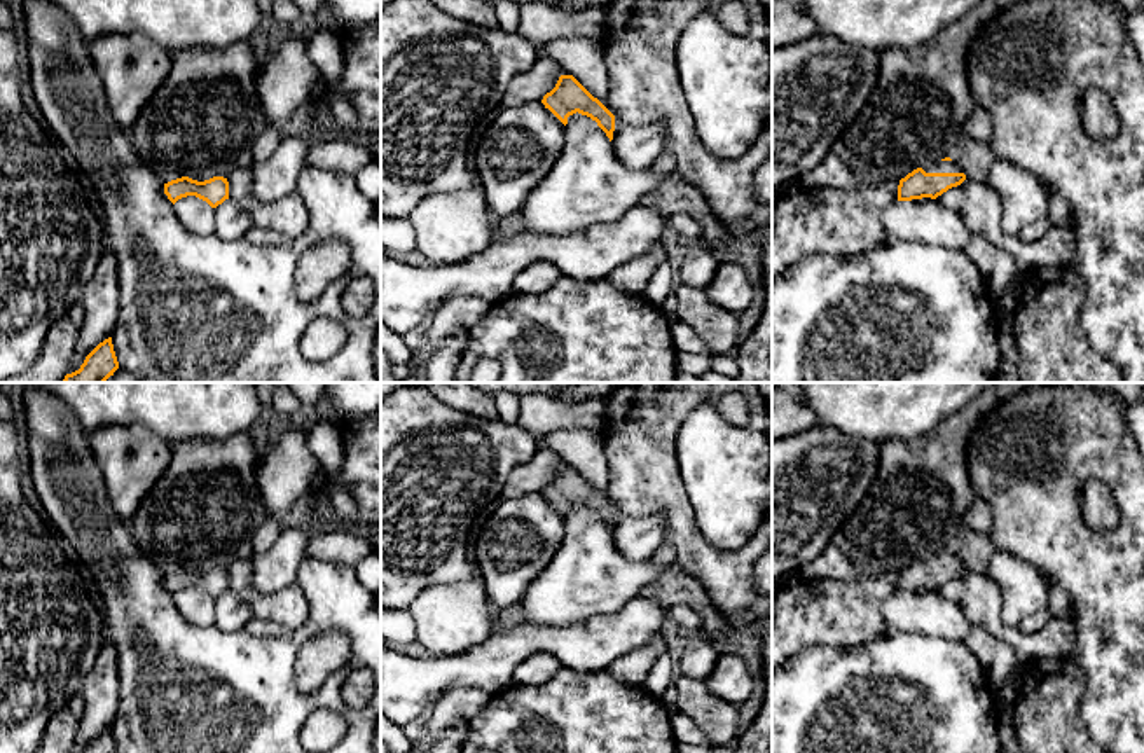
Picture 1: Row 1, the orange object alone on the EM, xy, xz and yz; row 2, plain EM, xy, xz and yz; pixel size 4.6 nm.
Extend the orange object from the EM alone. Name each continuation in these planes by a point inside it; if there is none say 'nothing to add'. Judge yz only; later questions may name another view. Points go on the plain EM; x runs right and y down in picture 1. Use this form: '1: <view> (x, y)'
1: yz (942, 558)

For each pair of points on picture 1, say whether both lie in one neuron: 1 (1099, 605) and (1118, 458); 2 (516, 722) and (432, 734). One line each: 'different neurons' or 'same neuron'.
1: same neuron
2: different neurons

